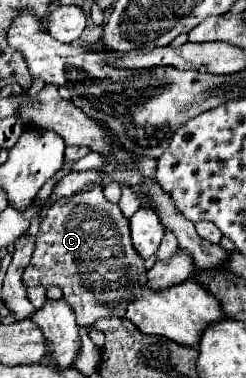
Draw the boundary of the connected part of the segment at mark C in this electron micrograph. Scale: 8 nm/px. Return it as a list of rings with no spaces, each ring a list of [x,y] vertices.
[[[86,186],[84,190],[74,192],[72,196],[58,198],[54,204],[48,206],[36,234],[32,260],[26,266],[22,280],[26,286],[60,286],[64,300],[76,312],[78,326],[92,326],[98,318],[118,316],[134,322],[134,326],[138,326],[138,330],[142,330],[144,334],[158,334],[184,346],[196,346],[204,326],[222,318],[220,302],[200,282],[194,282],[194,278],[188,278],[186,282],[180,282],[178,286],[170,286],[166,290],[150,290],[150,286],[146,286],[146,274],[148,270],[144,268],[144,260],[132,246],[128,218],[122,214],[118,204],[104,198],[102,186]]]

